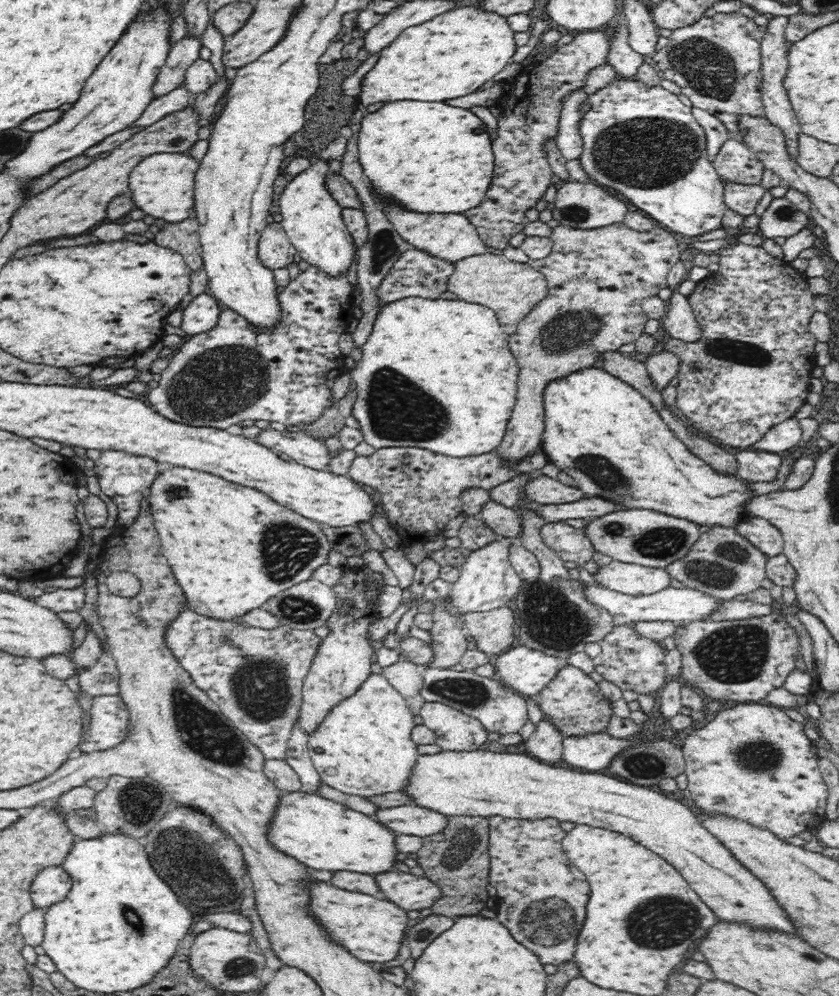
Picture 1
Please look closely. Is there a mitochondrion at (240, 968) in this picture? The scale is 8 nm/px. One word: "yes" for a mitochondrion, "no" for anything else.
yes

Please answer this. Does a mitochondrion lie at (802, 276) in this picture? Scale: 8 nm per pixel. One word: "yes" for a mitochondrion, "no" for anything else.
no

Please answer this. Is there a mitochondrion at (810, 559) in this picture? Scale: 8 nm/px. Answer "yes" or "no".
no

